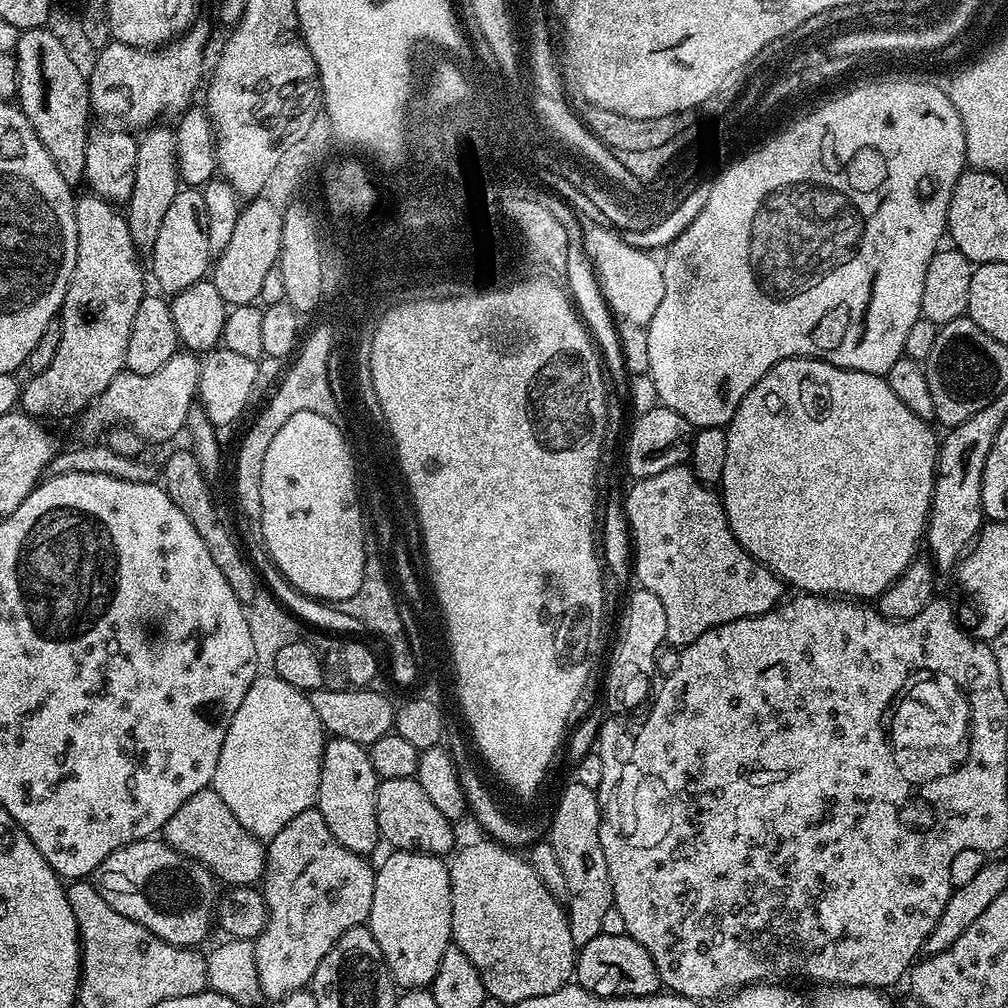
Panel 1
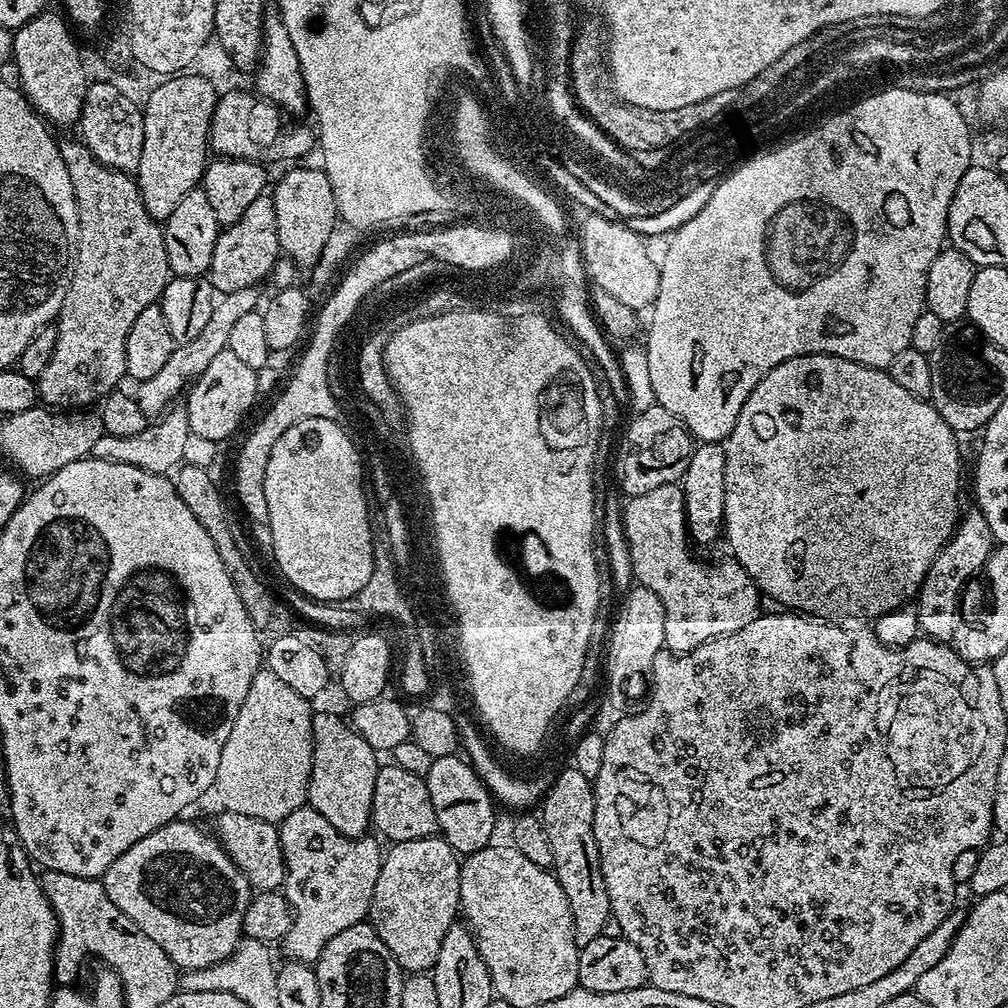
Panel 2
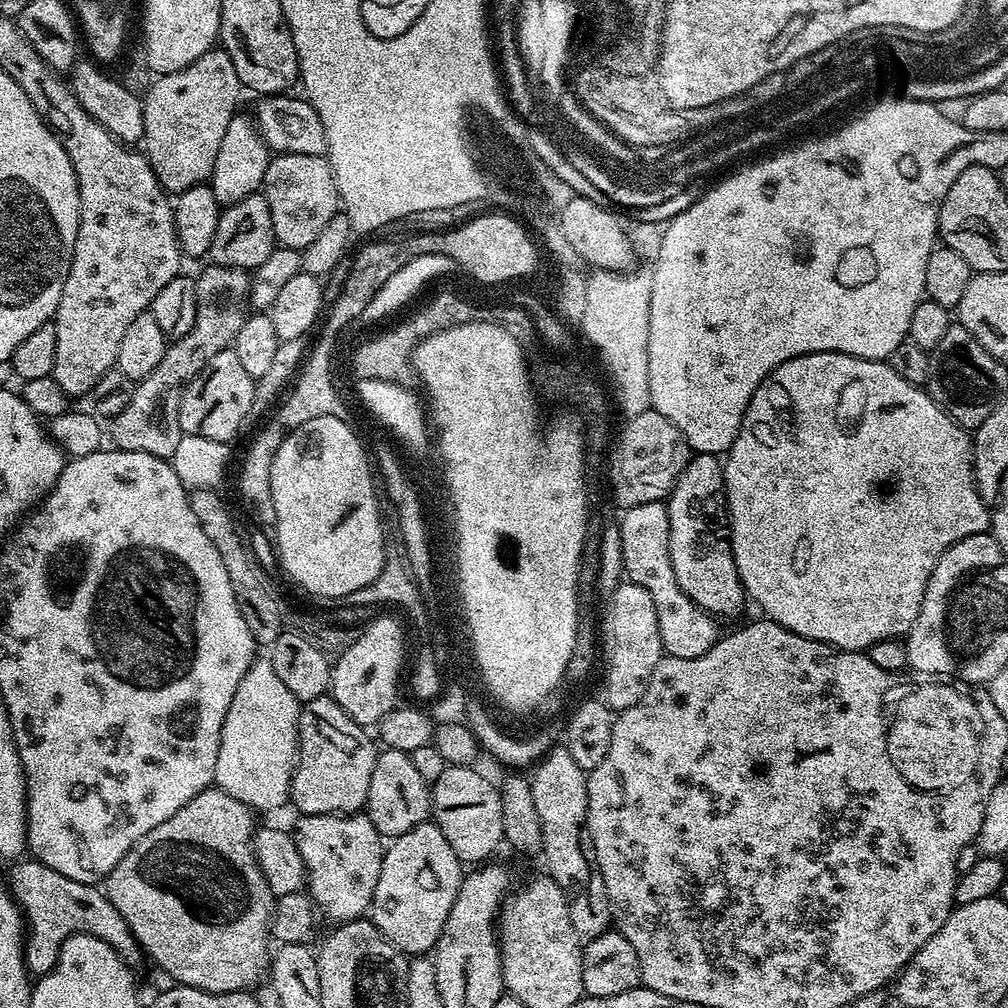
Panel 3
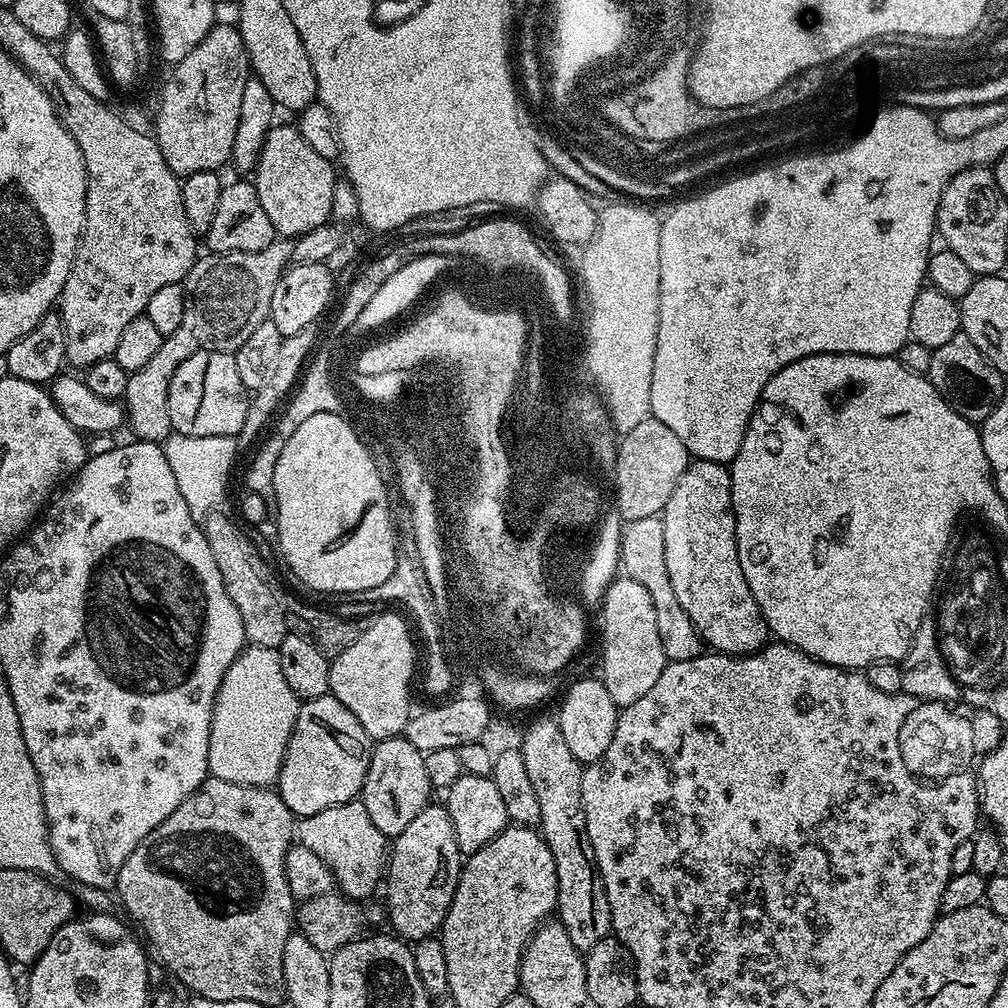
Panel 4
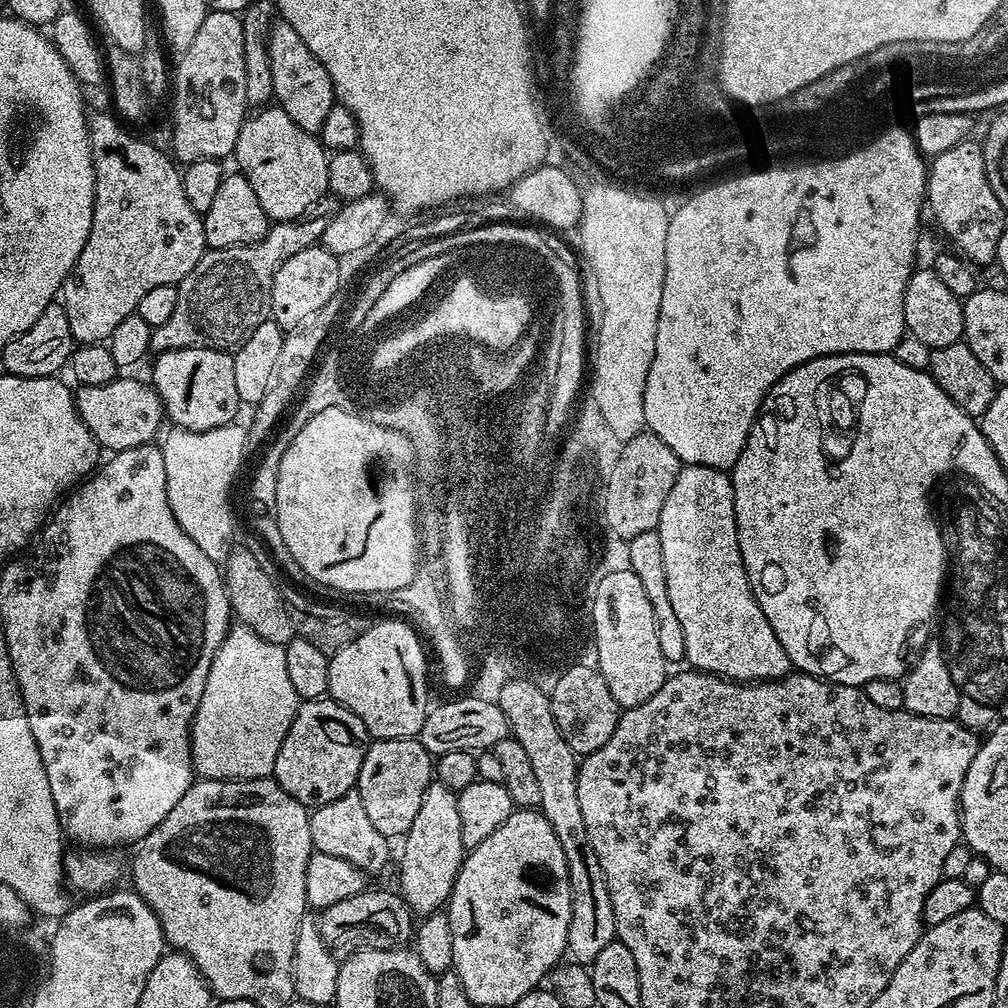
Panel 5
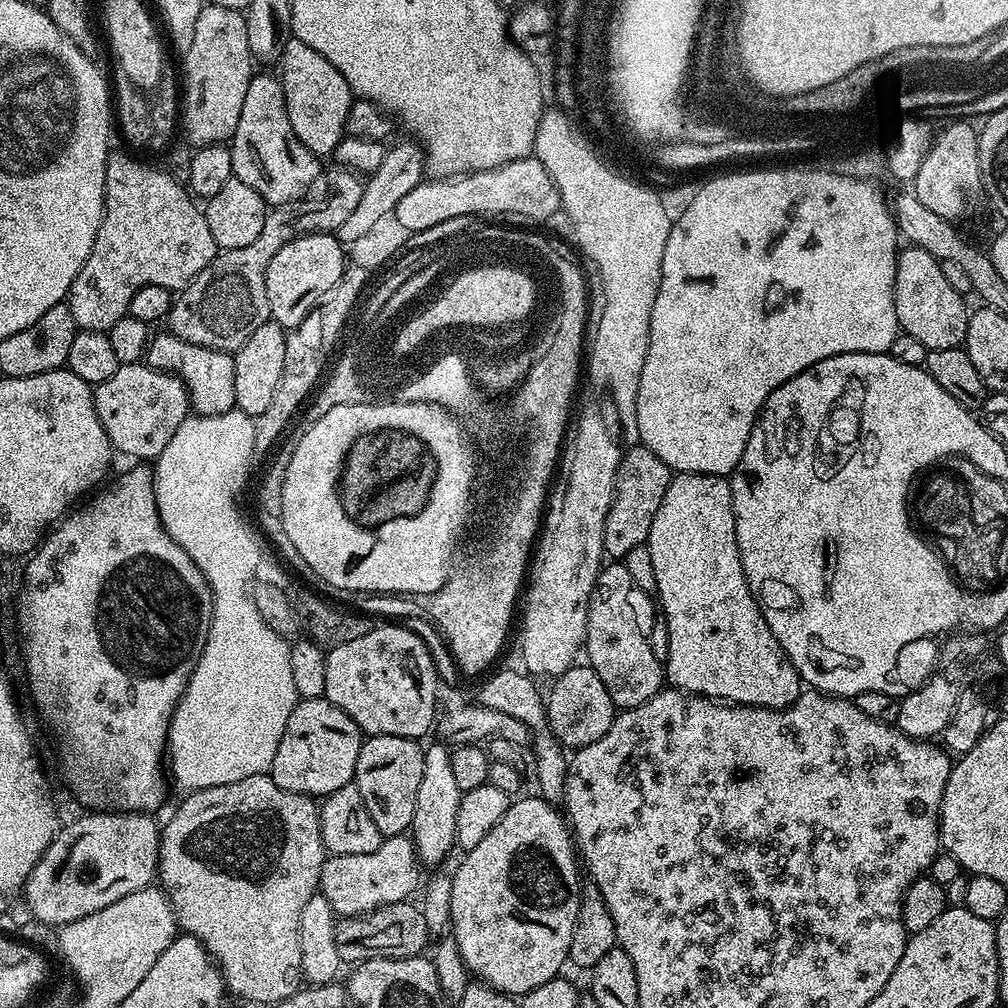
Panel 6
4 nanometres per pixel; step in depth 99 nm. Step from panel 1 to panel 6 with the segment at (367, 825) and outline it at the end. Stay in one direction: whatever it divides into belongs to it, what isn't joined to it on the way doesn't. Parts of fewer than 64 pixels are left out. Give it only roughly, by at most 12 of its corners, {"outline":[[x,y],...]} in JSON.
{"outline":[[323,698],[297,699],[271,778],[329,796],[353,783],[360,727]]}

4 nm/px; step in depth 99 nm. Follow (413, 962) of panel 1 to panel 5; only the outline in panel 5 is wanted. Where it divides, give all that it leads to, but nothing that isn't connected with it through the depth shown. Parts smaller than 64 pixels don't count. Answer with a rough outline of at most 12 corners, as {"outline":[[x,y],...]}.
{"outline":[[432,783],[402,837],[417,917],[452,897],[466,849],[458,795]]}

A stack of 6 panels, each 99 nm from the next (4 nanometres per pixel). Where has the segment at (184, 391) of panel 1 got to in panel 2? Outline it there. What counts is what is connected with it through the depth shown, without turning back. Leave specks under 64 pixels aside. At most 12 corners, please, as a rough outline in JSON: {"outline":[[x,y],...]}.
{"outline":[[256,288],[223,293],[198,338],[177,344],[134,395],[159,417],[228,347]]}

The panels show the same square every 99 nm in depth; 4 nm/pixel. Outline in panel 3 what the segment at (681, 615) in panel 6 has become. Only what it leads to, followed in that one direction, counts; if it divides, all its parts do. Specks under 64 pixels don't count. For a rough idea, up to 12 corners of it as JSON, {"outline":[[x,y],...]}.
{"outline":[[697,452],[666,501],[674,578],[713,618],[746,605],[721,511],[724,466]]}

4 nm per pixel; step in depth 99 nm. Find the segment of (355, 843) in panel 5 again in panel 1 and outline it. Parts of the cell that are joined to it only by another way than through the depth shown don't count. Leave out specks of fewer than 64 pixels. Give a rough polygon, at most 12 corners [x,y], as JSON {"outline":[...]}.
{"outline":[[315,806],[267,841],[265,1001],[367,921],[376,868]]}

